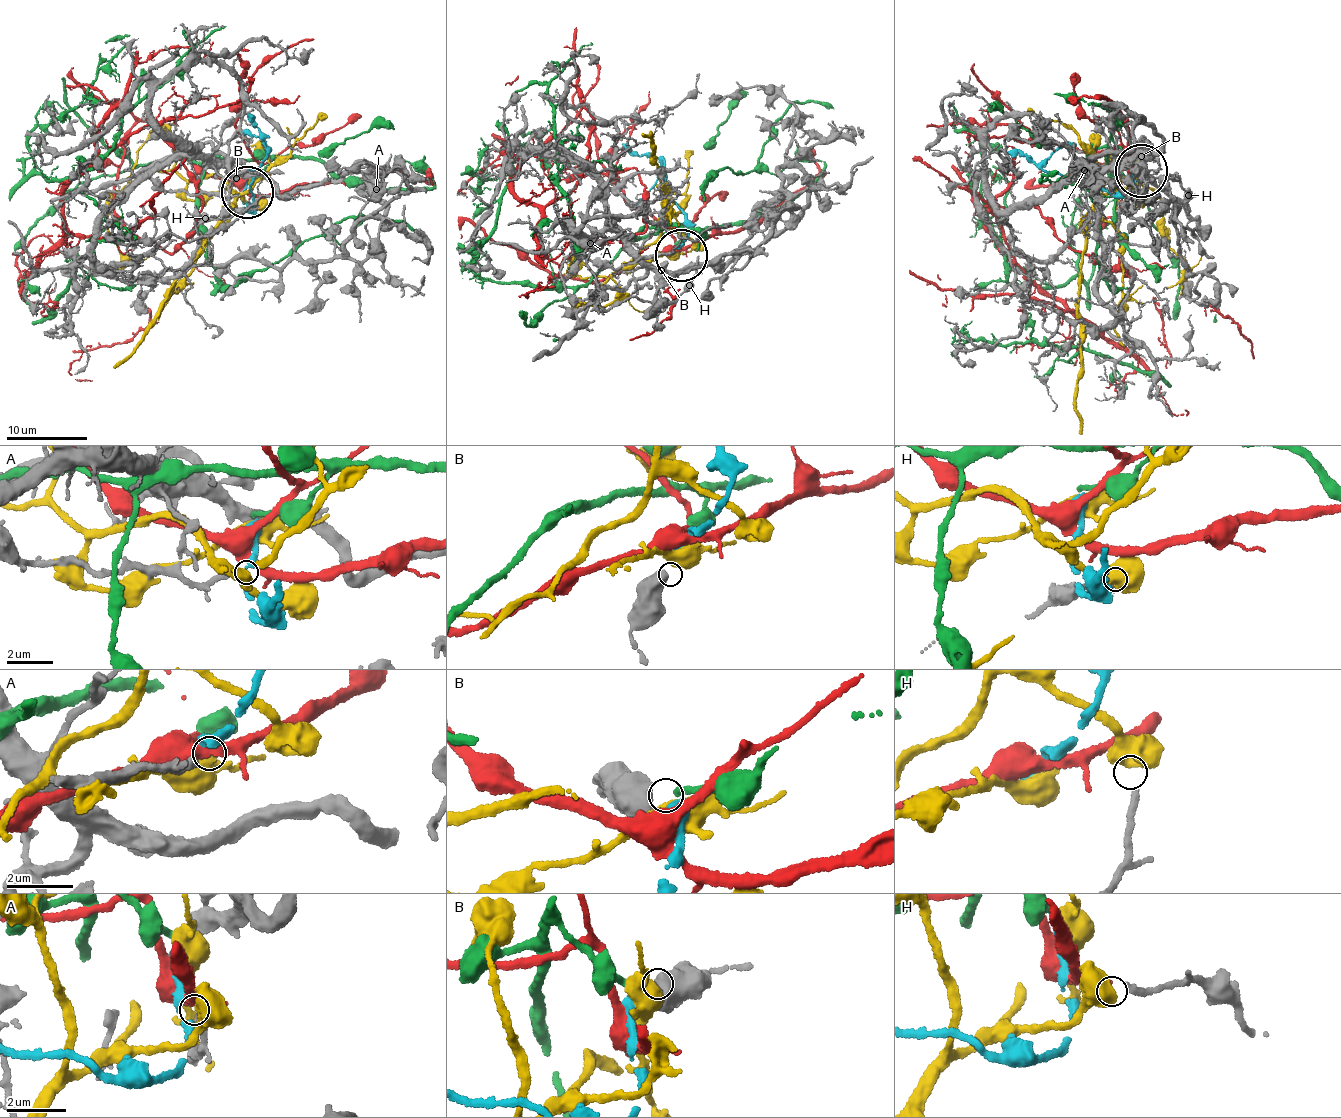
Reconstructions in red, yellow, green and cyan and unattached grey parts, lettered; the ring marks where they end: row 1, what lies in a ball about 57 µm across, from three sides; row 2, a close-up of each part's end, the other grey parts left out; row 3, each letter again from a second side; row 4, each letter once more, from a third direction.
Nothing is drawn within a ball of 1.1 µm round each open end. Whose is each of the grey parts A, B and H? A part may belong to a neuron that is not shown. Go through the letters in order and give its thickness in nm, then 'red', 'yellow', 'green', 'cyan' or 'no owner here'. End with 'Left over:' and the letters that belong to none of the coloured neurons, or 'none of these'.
A: 240 nm thick; no owner here
B: 700 nm thick; green
H: 190 nm thick; yellow
Left over: A

